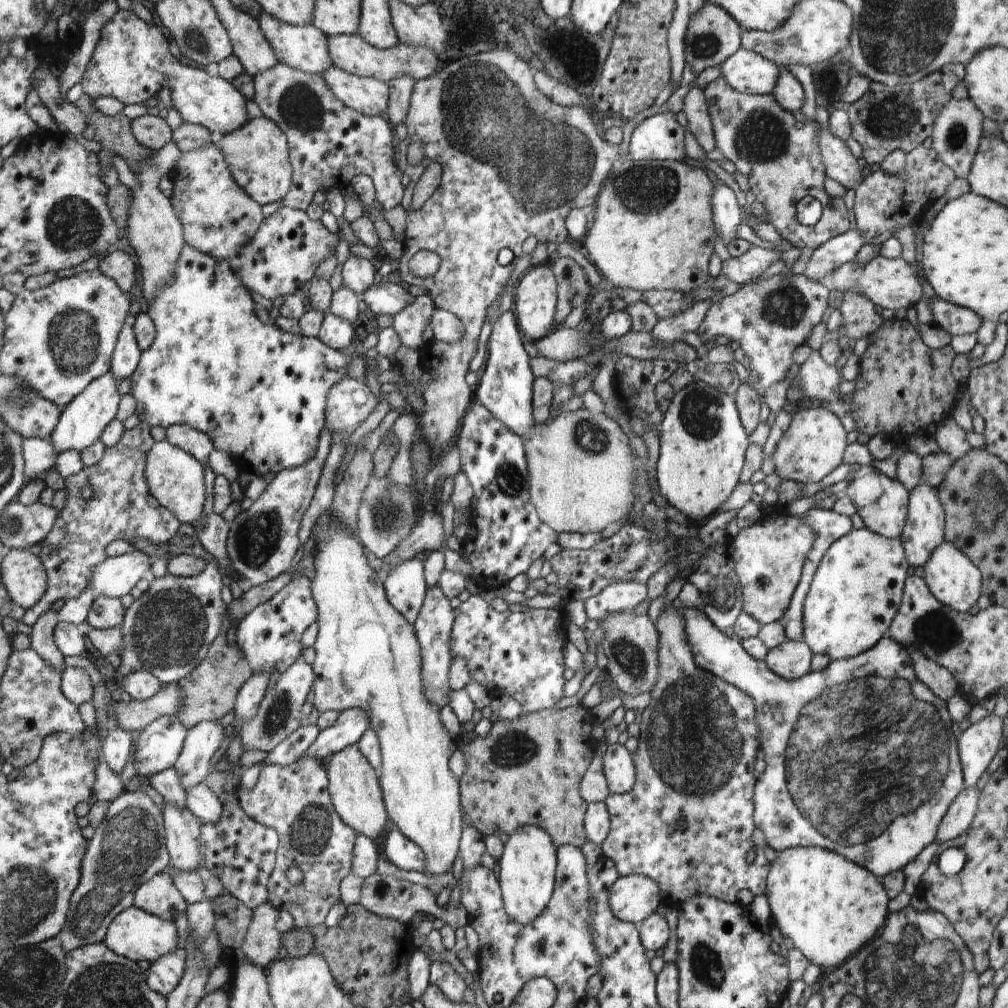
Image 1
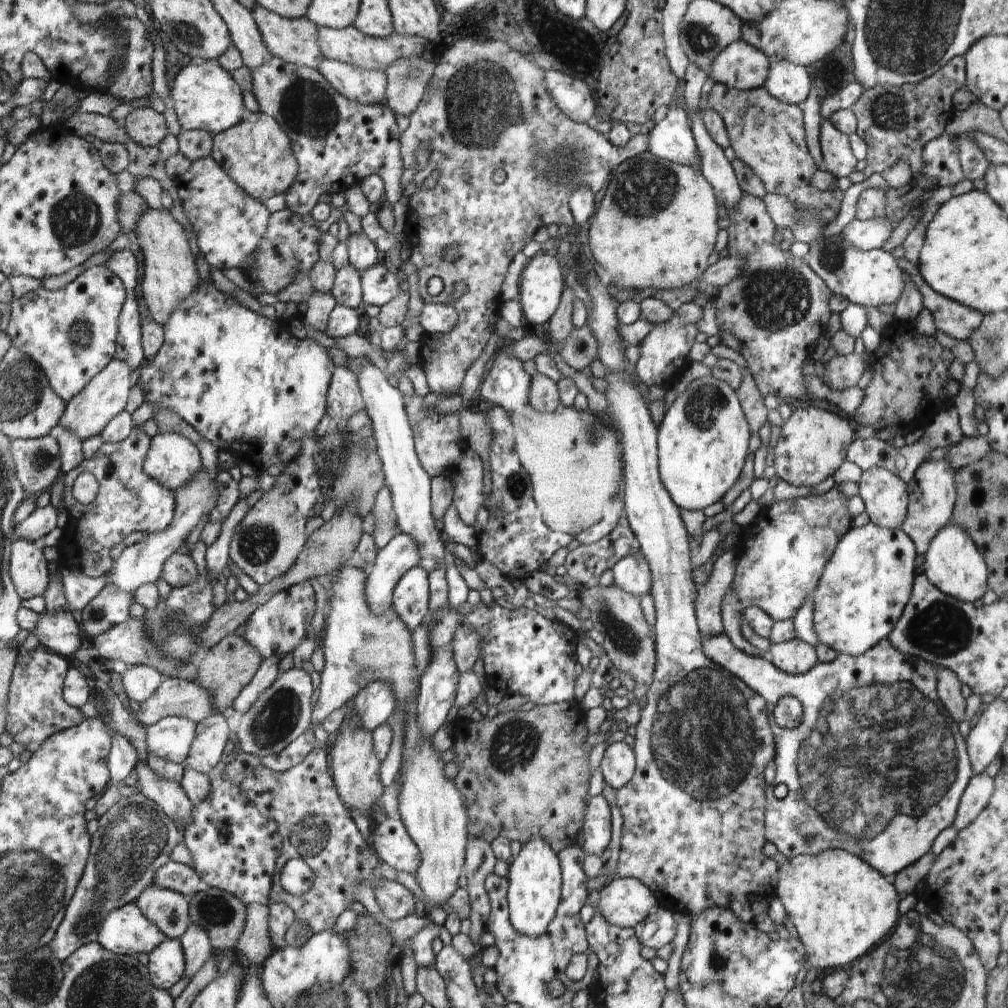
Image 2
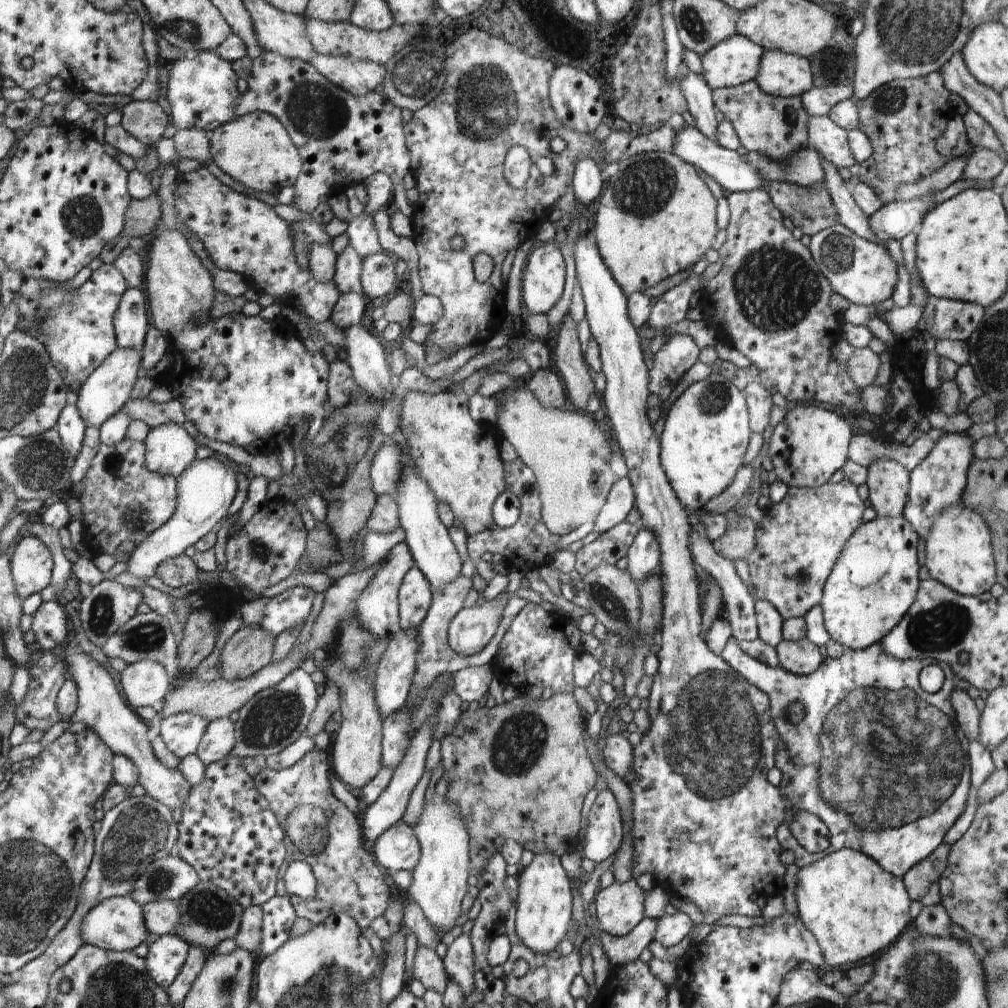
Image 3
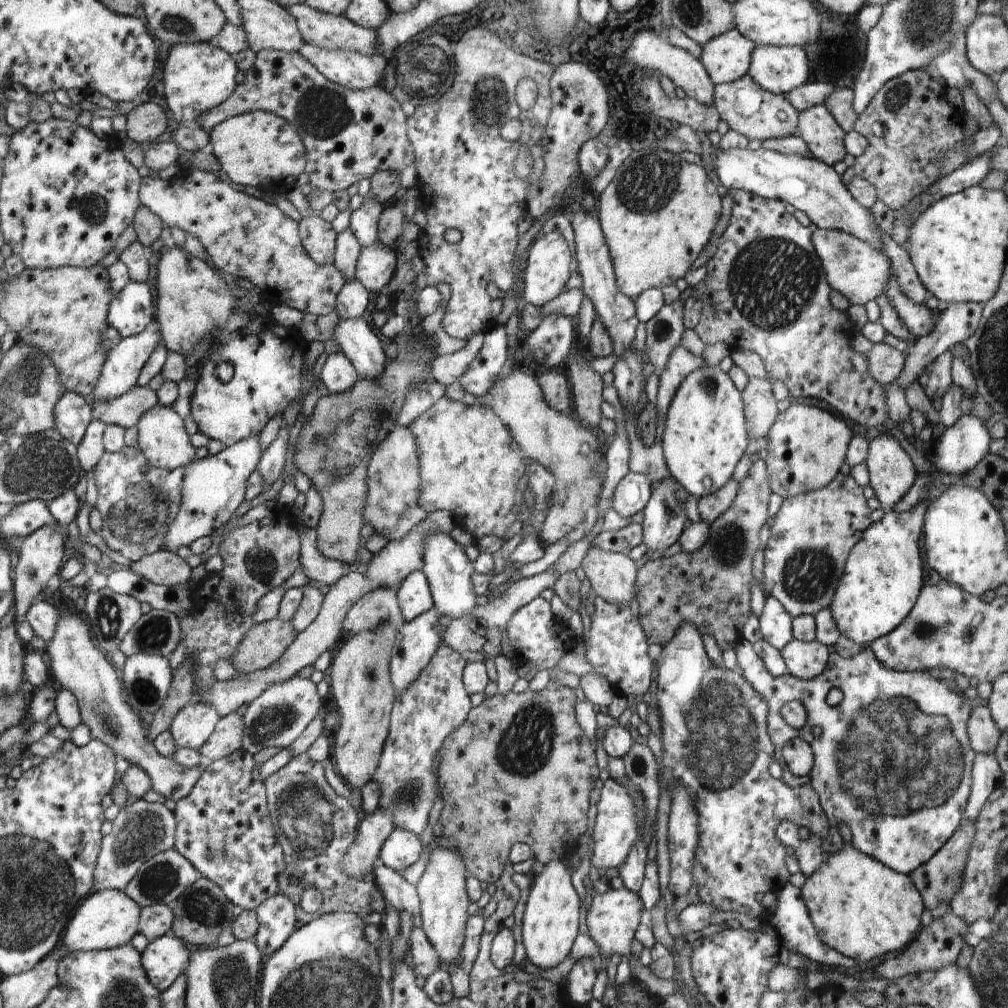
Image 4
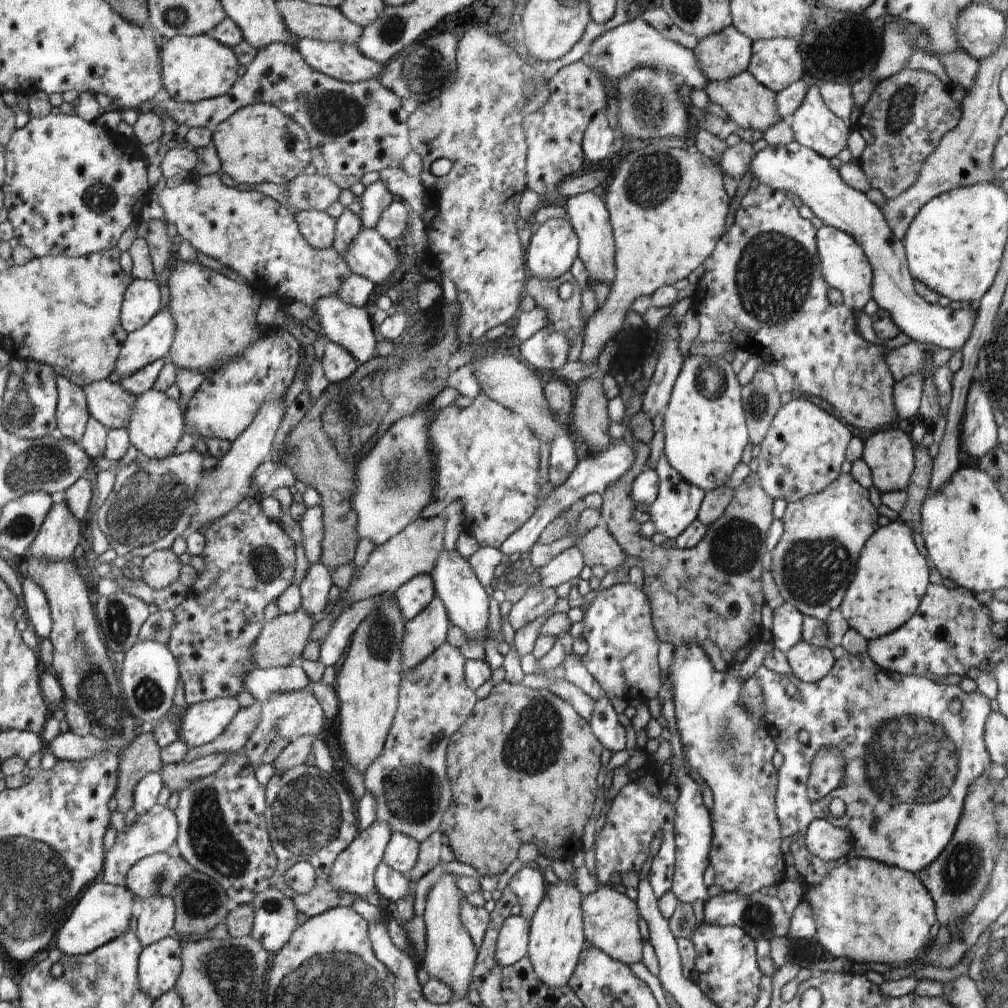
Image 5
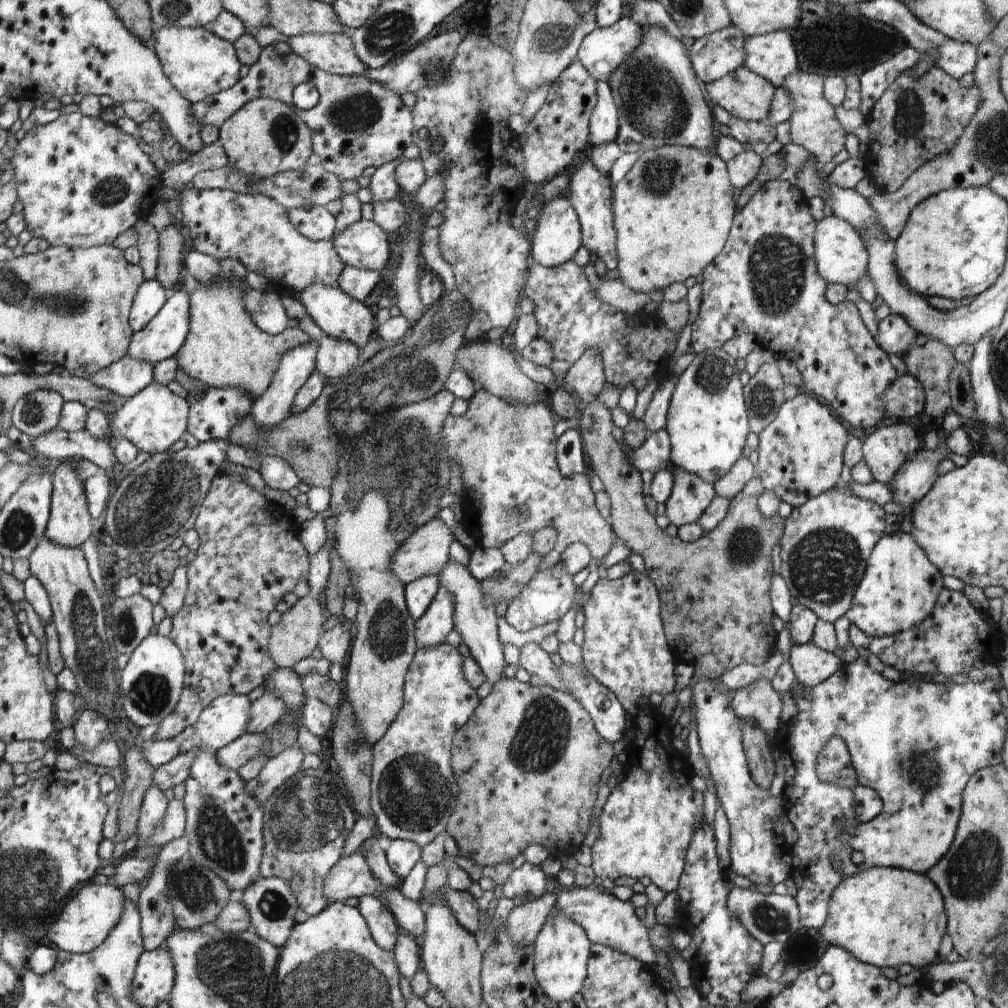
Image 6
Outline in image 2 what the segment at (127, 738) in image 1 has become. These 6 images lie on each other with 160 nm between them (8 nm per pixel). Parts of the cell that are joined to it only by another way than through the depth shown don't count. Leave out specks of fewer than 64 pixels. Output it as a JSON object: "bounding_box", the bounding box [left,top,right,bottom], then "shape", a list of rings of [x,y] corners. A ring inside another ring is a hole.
{"bounding_box":[108,733,137,785],"shape":[[[120,733],[113,736],[113,745],[110,747],[108,763],[111,778],[121,785],[130,776],[130,772],[137,766],[137,750],[130,741]]]}

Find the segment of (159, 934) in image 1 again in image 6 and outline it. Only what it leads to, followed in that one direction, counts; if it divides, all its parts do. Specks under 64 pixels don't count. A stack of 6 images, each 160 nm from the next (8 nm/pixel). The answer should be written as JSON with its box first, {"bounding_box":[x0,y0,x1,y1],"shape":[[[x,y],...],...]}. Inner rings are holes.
{"bounding_box":[46,884,124,953],"shape":[[[86,884],[78,890],[78,894],[74,894],[74,898],[70,898],[70,902],[64,904],[62,911],[57,914],[53,920],[52,926],[46,928],[46,937],[54,944],[56,950],[62,950],[70,953],[92,952],[101,946],[106,938],[112,933],[117,923],[121,921],[122,910],[124,907],[124,894],[108,884]]]}

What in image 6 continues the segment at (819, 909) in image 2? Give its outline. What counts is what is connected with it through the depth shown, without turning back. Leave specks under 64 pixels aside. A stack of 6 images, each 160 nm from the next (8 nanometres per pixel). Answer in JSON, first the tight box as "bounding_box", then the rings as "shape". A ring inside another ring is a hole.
{"bounding_box":[820,867,946,971],"shape":[[[874,867],[846,876],[836,886],[820,934],[830,944],[842,946],[866,964],[874,964],[880,969],[910,964],[923,971],[940,959],[939,949],[946,935],[946,924],[942,894],[927,875]]]}

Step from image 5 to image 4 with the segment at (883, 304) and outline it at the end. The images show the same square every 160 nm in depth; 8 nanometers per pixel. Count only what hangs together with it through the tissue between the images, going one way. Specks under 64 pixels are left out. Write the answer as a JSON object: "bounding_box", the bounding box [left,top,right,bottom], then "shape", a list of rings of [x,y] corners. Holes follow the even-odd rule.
{"bounding_box":[714,147,936,337],"shape":[[[714,147],[714,172],[726,189],[744,189],[765,199],[783,200],[785,204],[792,204],[795,210],[802,210],[818,229],[846,231],[883,252],[879,237],[882,230],[877,226],[876,218],[850,194],[832,165],[810,157],[783,155],[764,147],[759,150]],[[894,274],[893,280],[884,295],[890,299],[890,302],[893,302],[900,320],[902,320],[908,330],[911,330],[914,336],[921,337],[932,330],[936,319],[932,318],[931,310],[926,305],[917,305],[907,296],[904,296]]]}

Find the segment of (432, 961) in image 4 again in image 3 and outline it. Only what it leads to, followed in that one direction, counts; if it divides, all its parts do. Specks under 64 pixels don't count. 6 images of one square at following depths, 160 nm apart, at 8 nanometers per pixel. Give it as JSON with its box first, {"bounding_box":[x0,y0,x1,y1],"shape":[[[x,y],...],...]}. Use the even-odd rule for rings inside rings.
{"bounding_box":[412,946,448,995],"shape":[[[418,946],[416,949],[412,977],[427,990],[434,990],[442,995],[448,985],[445,964],[442,963],[442,959],[435,950],[428,948],[428,946]]]}

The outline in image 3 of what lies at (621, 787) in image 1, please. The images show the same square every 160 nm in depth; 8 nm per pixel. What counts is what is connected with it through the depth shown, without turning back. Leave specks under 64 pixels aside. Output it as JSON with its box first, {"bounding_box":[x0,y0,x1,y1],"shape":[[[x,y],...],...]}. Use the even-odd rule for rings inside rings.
{"bounding_box":[603,733,633,781],"shape":[[[621,733],[608,735],[603,750],[608,768],[618,778],[626,781],[626,774],[630,772],[630,766],[633,764],[633,746],[630,745],[629,739],[622,736]]]}

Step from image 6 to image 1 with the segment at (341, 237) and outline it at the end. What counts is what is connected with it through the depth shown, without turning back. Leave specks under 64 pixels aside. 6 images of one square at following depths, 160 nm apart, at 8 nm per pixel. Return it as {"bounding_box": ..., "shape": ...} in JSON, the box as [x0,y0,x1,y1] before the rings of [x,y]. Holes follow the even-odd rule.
{"bounding_box":[362,283,416,315],"shape":[[[396,283],[373,284],[362,295],[362,299],[376,315],[398,314],[407,304],[409,305],[416,297],[415,291],[407,291]]]}

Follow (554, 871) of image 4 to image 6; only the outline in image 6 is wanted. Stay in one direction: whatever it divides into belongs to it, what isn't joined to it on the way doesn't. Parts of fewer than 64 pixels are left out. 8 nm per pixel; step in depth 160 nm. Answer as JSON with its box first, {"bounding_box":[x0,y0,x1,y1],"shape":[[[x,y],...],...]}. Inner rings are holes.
{"bounding_box":[533,906,593,1004],"shape":[[[554,906],[533,944],[534,975],[544,995],[558,1004],[572,1000],[582,989],[582,982],[586,980],[590,950],[593,946],[582,926],[572,922],[564,912],[558,912],[558,908]]]}

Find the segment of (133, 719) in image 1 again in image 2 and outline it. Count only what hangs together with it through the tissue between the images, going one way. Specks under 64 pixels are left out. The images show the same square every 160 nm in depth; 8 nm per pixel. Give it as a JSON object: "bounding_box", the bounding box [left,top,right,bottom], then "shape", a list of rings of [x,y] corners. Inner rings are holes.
{"bounding_box":[134,676,214,727],"shape":[[[164,676],[157,692],[140,703],[134,718],[147,727],[167,716],[189,718],[199,723],[214,712],[207,690],[190,679]]]}

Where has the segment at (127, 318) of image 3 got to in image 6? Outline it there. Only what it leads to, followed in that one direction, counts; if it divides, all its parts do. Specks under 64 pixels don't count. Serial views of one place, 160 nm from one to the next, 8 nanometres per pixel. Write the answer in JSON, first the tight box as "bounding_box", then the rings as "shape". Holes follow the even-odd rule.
{"bounding_box":[129,279,169,333],"shape":[[[155,279],[146,280],[134,298],[133,308],[129,314],[129,324],[136,333],[147,325],[161,312],[168,301],[169,292]]]}

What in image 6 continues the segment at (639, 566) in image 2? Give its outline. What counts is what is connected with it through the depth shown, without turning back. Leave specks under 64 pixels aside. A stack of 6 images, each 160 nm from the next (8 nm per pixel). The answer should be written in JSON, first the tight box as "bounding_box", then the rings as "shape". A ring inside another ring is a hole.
{"bounding_box":[665,470,715,527],"shape":[[[674,470],[674,486],[665,502],[666,516],[677,527],[697,523],[715,496],[714,483],[710,484],[686,470]]]}

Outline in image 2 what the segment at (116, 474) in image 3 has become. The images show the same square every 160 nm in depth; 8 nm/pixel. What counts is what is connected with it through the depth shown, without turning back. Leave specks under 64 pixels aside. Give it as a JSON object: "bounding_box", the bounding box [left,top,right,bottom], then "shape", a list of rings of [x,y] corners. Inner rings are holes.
{"bounding_box":[58,427,176,577],"shape":[[[134,427],[132,432],[119,443],[103,443],[98,452],[89,459],[84,459],[70,472],[64,474],[65,491],[64,491],[64,508],[66,508],[70,518],[70,526],[76,532],[70,532],[70,538],[66,542],[66,546],[60,544],[62,550],[58,550],[62,554],[62,558],[66,558],[64,564],[70,564],[70,542],[73,542],[74,558],[76,563],[61,568],[69,568],[73,573],[82,573],[89,577],[104,577],[108,568],[110,568],[112,560],[110,558],[110,549],[114,544],[123,540],[131,532],[157,533],[169,528],[174,516],[176,507],[176,493],[171,491],[169,487],[161,485],[157,479],[150,478],[144,471],[146,458],[148,458],[148,450],[152,448],[152,438],[150,438],[140,427]],[[89,472],[96,477],[99,484],[98,496],[87,505],[80,504],[71,493],[72,482],[78,478],[79,474]]]}

